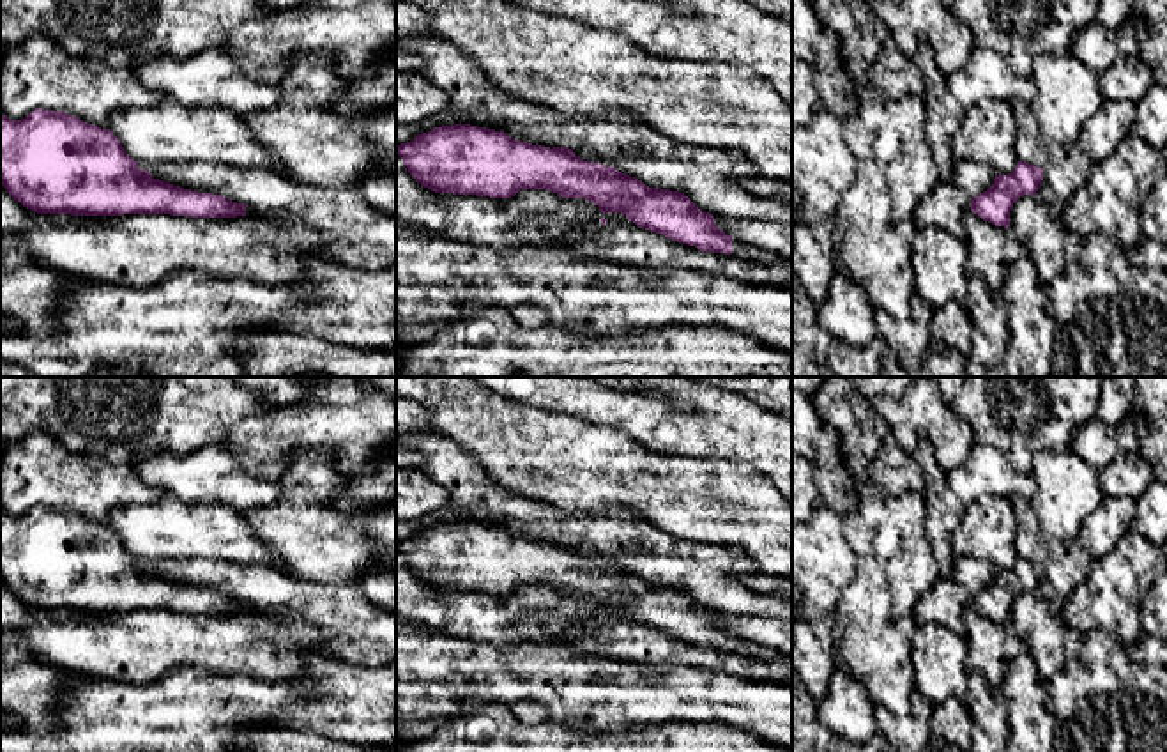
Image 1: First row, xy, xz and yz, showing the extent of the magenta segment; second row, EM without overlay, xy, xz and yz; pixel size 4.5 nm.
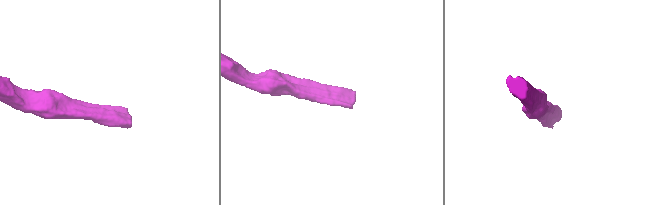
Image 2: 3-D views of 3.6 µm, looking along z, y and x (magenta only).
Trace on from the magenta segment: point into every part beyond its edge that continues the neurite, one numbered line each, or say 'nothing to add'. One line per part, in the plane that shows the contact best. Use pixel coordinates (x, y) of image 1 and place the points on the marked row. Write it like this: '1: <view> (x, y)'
1: xz (748, 252)

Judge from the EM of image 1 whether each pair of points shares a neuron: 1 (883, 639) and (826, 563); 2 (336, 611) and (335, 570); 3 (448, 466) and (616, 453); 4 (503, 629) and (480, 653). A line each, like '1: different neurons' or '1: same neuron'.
1: different neurons
2: different neurons
3: different neurons
4: different neurons

